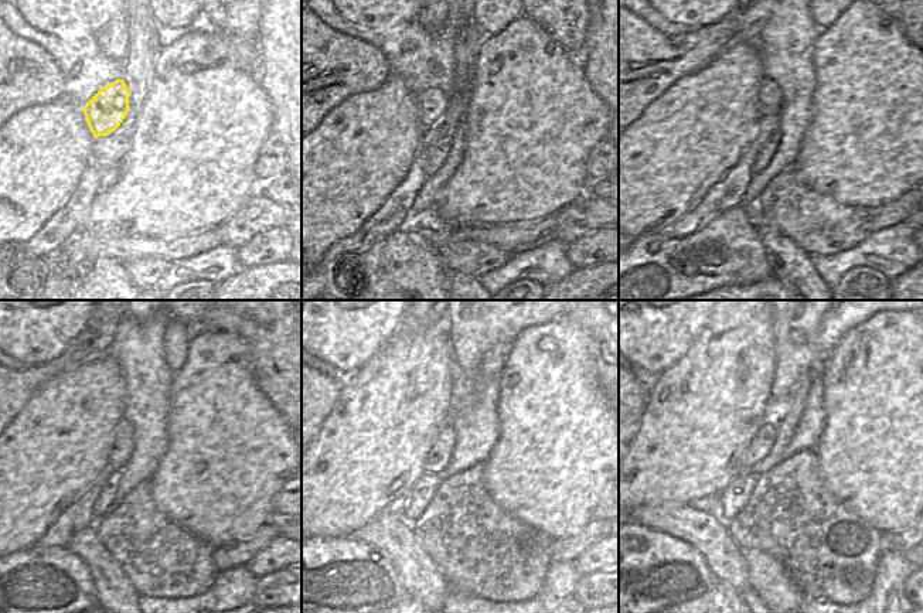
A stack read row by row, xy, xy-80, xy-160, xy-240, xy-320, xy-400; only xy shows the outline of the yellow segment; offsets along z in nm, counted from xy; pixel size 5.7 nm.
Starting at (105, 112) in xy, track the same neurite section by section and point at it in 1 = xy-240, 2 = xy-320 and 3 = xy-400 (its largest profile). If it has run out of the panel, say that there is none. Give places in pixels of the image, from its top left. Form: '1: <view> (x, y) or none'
1: xy-240 (123, 445)
2: xy-320 (438, 457)
3: xy-400 (760, 445)

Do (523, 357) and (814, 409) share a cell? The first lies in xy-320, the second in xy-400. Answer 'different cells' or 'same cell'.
different cells

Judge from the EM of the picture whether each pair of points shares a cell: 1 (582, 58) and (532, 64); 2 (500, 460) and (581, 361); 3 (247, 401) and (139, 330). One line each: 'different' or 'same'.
1: different
2: same
3: different

